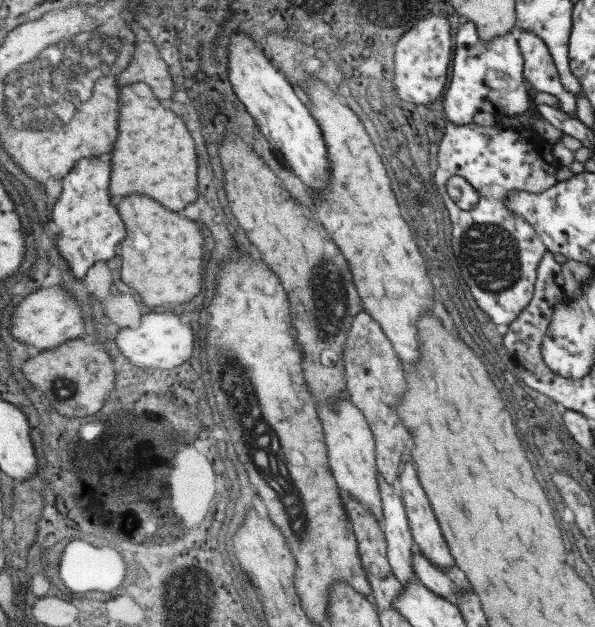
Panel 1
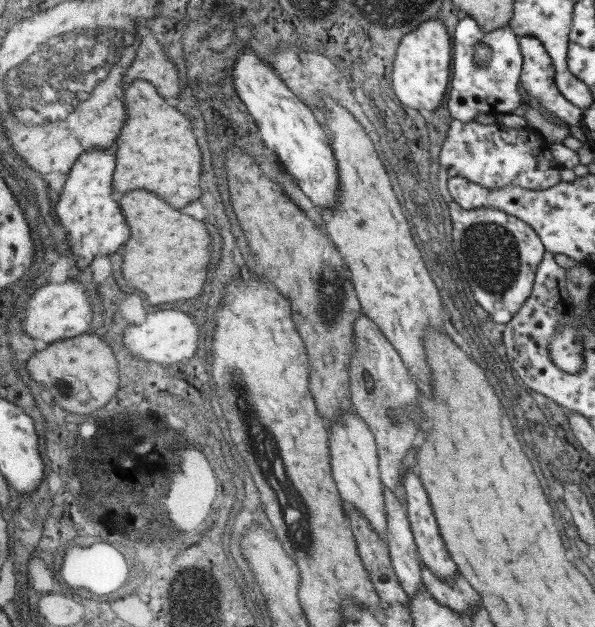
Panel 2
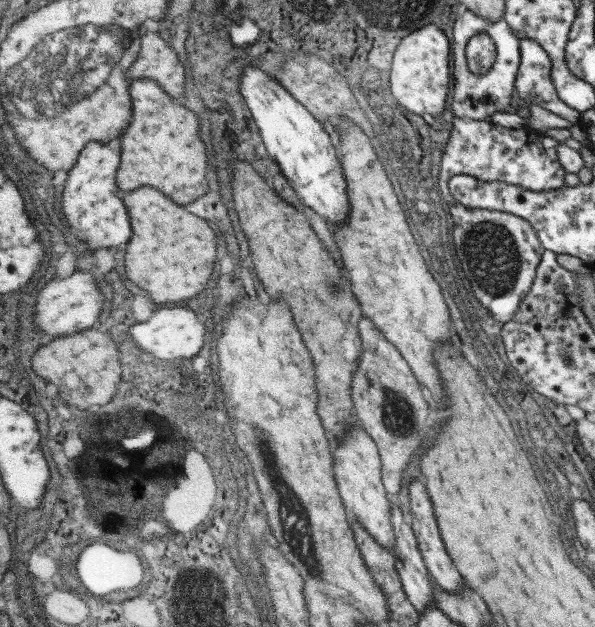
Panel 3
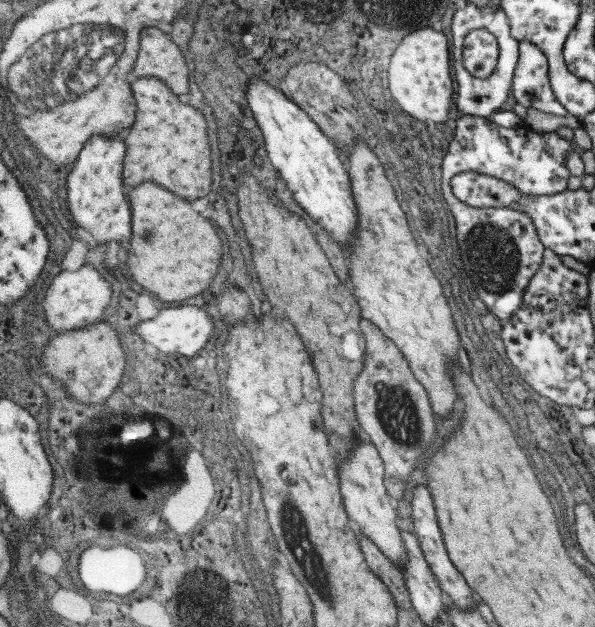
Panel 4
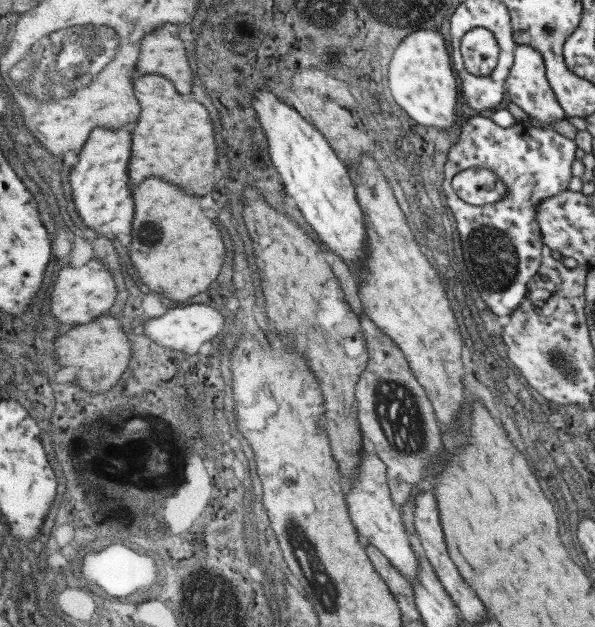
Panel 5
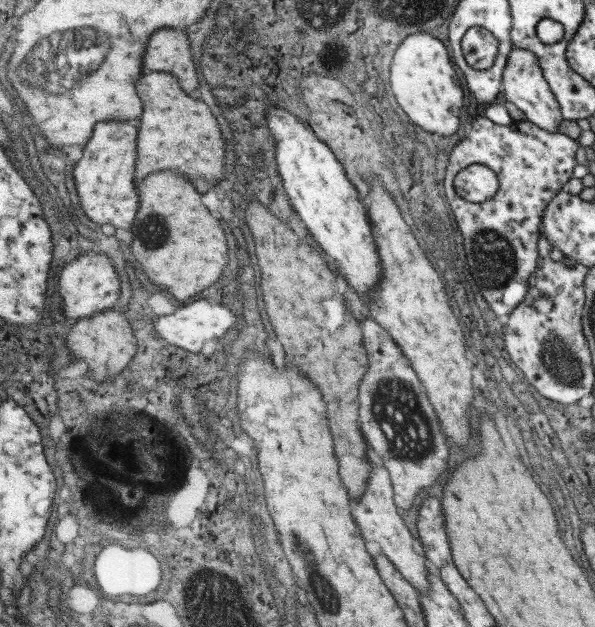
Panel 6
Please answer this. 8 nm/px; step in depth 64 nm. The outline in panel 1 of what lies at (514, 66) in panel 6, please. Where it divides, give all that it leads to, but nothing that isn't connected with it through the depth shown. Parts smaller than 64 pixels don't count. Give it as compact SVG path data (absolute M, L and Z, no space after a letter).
M521 32L519 40L519 52L523 56L523 78L525 84L529 84L529 90L543 92L557 98L557 104L561 112L575 116L575 98L561 86L557 66L553 64L553 58L545 46L545 42L531 32Z

